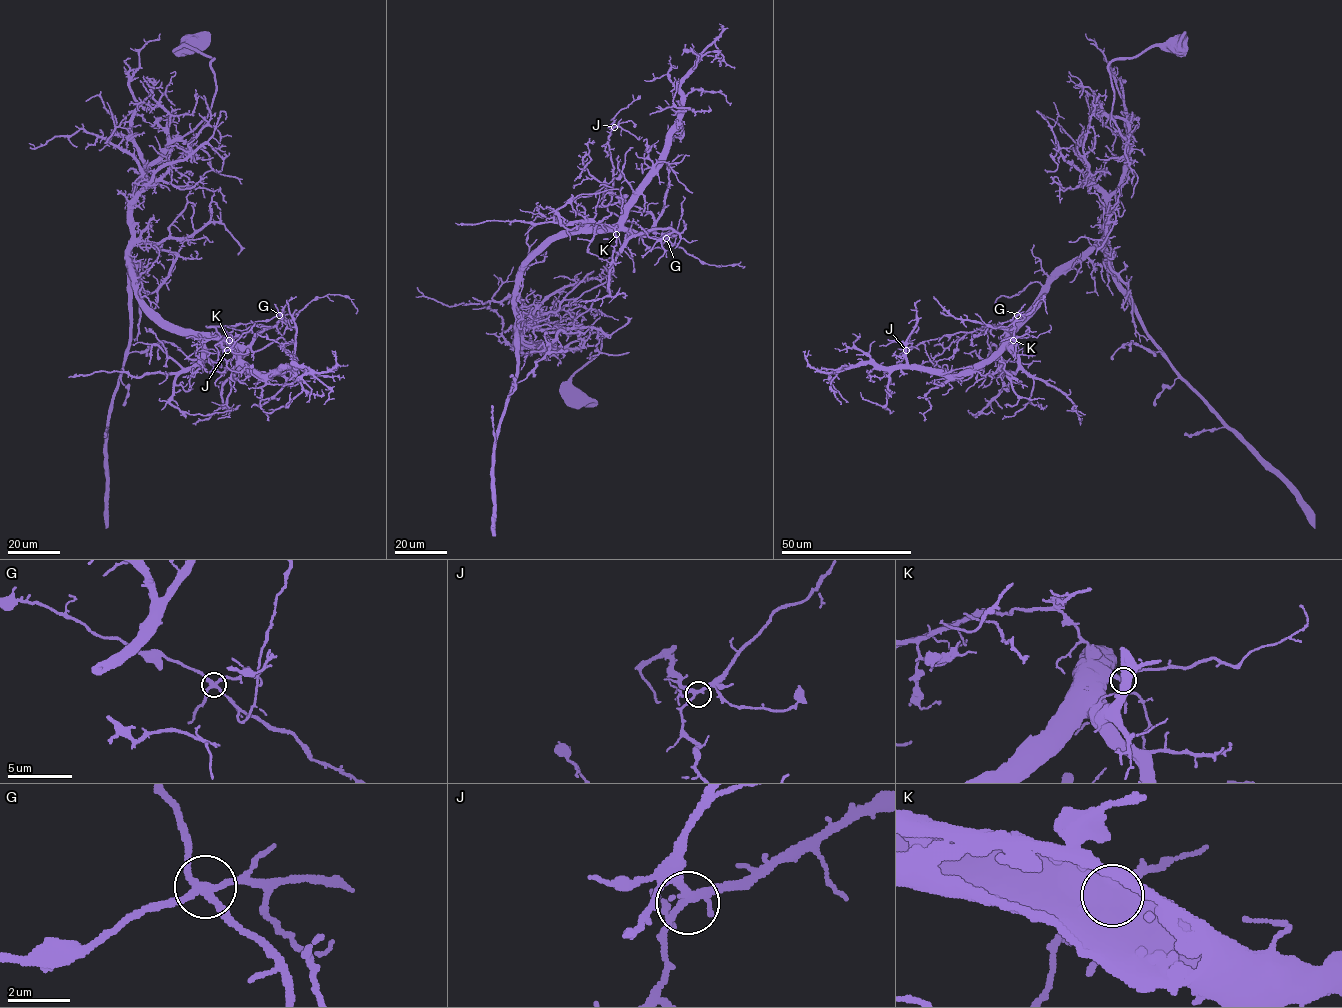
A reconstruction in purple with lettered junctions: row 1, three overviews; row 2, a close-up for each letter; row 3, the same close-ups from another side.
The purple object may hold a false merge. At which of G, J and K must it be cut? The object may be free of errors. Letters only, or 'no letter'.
G

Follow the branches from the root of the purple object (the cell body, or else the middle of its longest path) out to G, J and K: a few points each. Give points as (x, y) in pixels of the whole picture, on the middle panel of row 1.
G: (578, 397), (571, 377), (603, 333), (529, 345), (517, 276), (569, 232), (631, 221), (666, 238)
J: (578, 397), (571, 377), (603, 333), (531, 346), (517, 278), (555, 238), (622, 221), (607, 208), (614, 127)
K: (578, 397), (571, 377), (597, 354), (603, 333), (531, 346), (519, 328), (517, 278), (561, 235), (616, 234)

